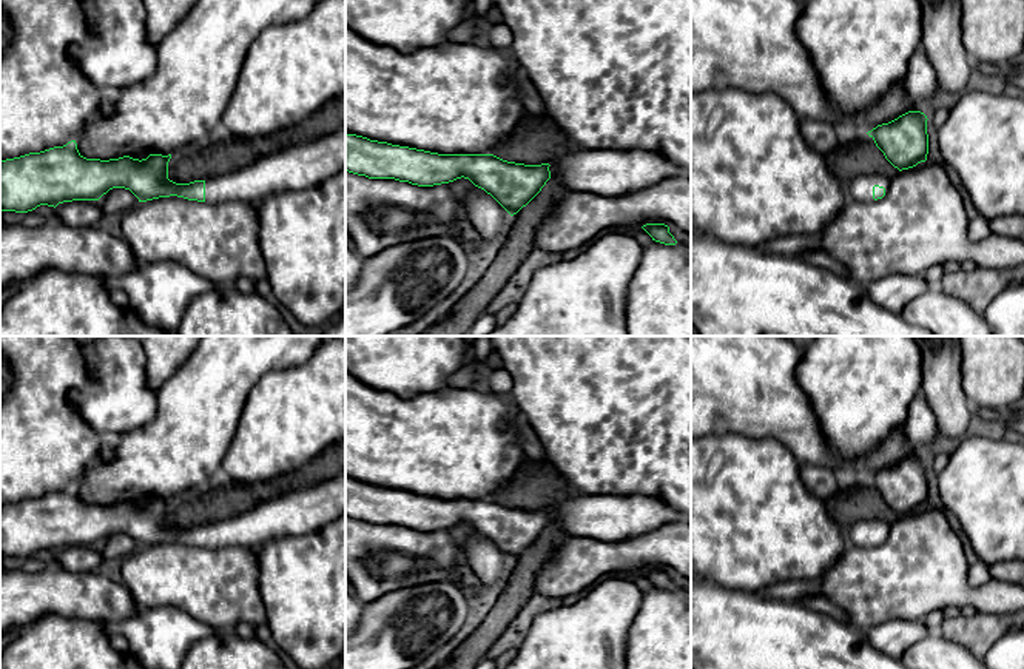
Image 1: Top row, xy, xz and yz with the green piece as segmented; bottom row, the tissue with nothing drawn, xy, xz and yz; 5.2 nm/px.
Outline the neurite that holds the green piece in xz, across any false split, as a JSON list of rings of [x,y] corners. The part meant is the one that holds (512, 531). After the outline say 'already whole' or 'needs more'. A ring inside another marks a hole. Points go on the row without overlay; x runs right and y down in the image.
[[[347,478],[345,516],[418,532],[464,523],[490,540],[510,561],[526,552],[549,524],[572,536],[615,543],[682,521],[675,509],[645,495],[578,495],[551,510],[524,510],[493,499],[438,499]]] | needs more

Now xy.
[[[345,473],[316,486],[258,504],[251,510],[207,526],[176,529],[168,524],[171,499],[147,504],[123,501],[86,504],[76,486],[40,498],[0,507],[0,555],[28,558],[40,550],[99,546],[113,533],[130,535],[139,547],[177,541],[219,549],[259,547],[262,543],[310,535],[345,512]]] | needs more

